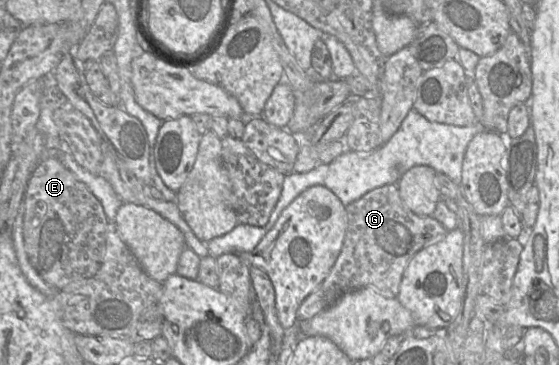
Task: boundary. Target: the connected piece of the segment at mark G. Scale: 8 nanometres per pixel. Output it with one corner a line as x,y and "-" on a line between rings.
397,184
375,188
346,206
347,228
340,254
324,281
301,303
297,320
308,321
336,302
347,292
372,287
386,297
396,297
405,268
412,257
433,241
443,237
448,230
432,215
413,213
402,201

